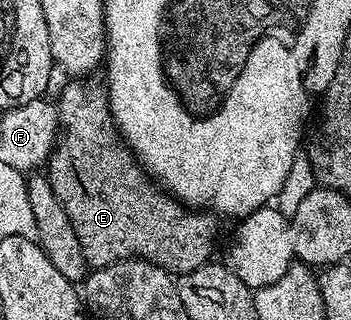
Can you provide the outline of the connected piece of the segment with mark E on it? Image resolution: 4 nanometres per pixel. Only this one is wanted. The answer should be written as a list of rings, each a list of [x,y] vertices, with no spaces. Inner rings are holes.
[[[76,77],[66,86],[60,88],[58,98],[60,98],[60,101],[58,100],[58,123],[62,130],[59,132],[54,148],[52,148],[52,154],[48,156],[46,174],[54,189],[54,197],[58,197],[58,201],[62,201],[62,205],[66,209],[66,217],[70,217],[70,225],[74,225],[74,233],[78,233],[78,245],[82,245],[82,257],[86,257],[89,268],[109,267],[110,264],[123,259],[149,259],[152,263],[157,263],[159,267],[169,271],[173,276],[183,277],[191,275],[194,269],[209,262],[213,258],[212,250],[216,247],[217,216],[207,209],[193,209],[181,203],[180,200],[165,193],[153,182],[148,172],[140,166],[140,160],[133,155],[131,147],[124,142],[120,132],[116,129],[108,100],[107,86],[101,80],[99,83],[96,77]]]

